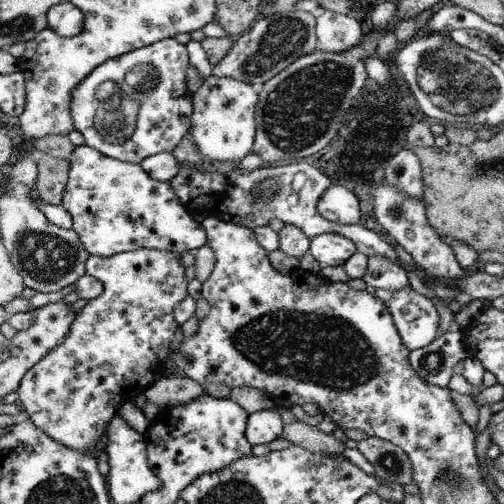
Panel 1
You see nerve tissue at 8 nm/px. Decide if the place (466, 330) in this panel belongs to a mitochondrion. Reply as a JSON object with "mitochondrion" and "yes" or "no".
{"mitochondrion":"no"}

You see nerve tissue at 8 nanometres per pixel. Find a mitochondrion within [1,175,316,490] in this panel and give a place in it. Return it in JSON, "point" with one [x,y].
{"point":[46,257]}

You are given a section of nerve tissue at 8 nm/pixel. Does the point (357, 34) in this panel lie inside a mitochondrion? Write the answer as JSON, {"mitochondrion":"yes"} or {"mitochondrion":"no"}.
{"mitochondrion":"no"}

